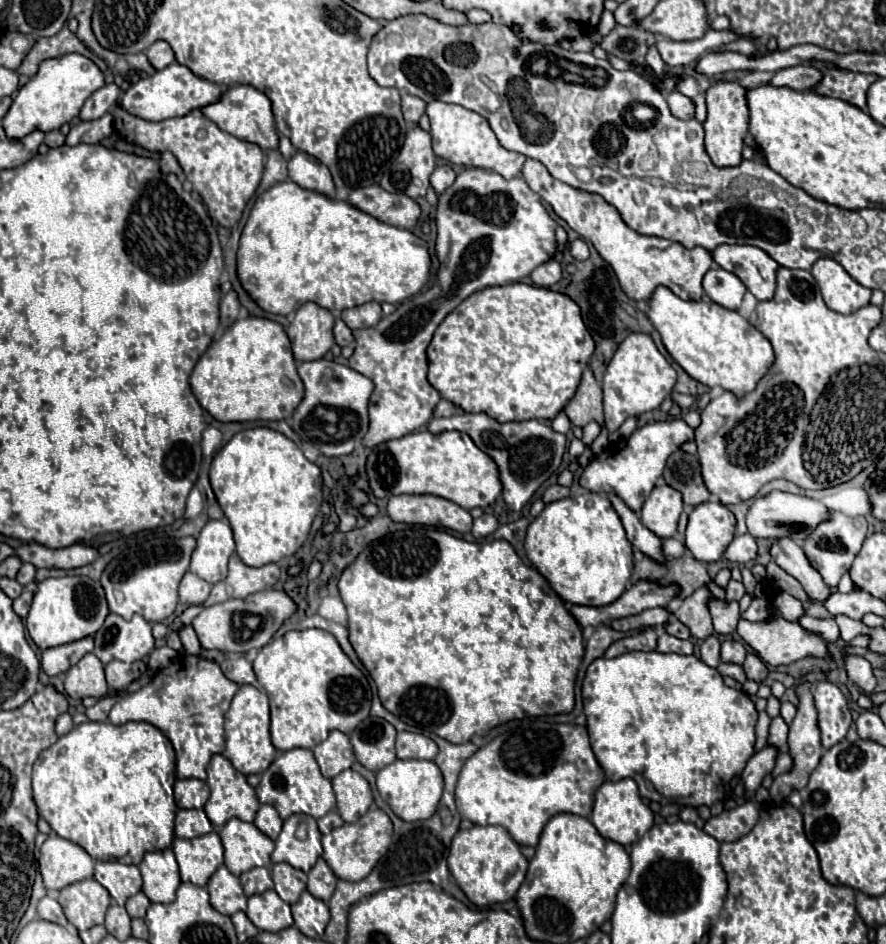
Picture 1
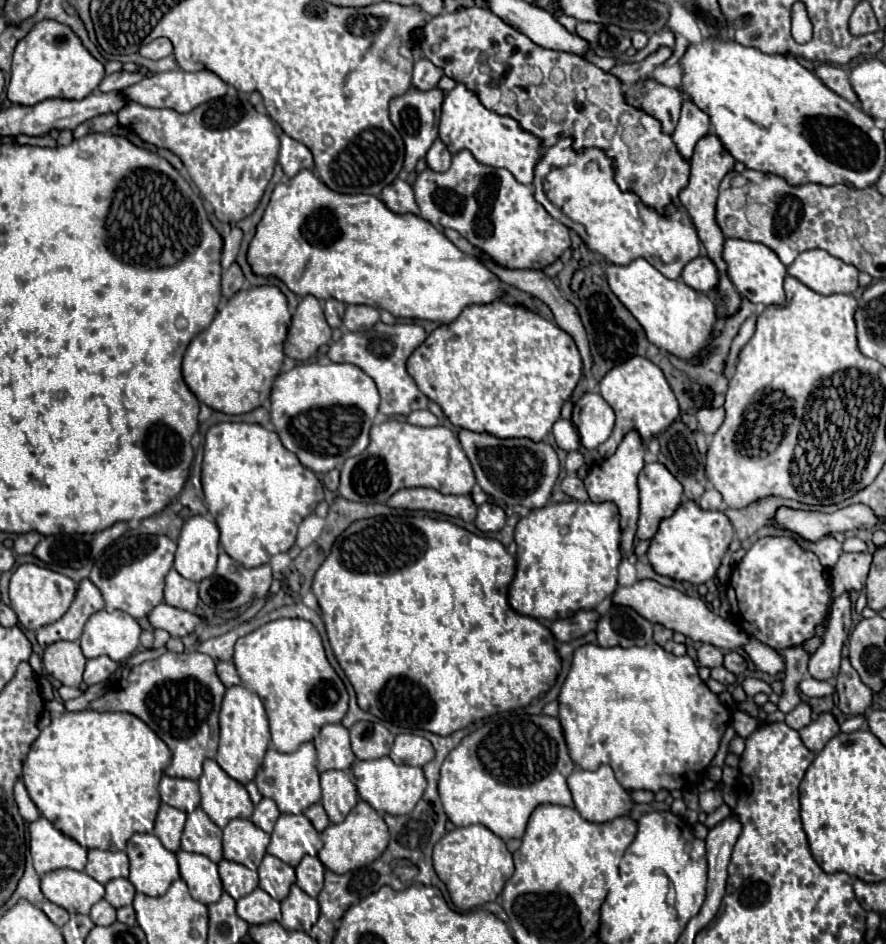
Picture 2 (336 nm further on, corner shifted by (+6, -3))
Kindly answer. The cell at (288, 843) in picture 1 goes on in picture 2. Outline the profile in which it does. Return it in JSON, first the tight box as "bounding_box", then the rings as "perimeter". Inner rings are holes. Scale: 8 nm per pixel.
{"bounding_box":[266,814,320,866],"perimeter":[[[280,814],[280,818],[274,824],[272,840],[266,852],[290,866],[296,866],[302,860],[302,856],[316,856],[320,848],[320,834],[304,814]]]}

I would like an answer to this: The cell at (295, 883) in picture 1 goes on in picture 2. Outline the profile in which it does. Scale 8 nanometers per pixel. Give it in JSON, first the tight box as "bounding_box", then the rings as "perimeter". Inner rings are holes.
{"bounding_box":[258,854,296,900],"perimeter":[[[266,854],[258,866],[258,876],[260,888],[266,890],[274,900],[284,900],[290,892],[290,886],[296,882],[294,868],[270,854]]]}

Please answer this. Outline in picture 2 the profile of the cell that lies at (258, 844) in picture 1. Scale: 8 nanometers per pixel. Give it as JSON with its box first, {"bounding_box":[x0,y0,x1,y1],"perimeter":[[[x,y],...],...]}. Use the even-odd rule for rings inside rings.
{"bounding_box":[224,818,270,870],"perimeter":[[[234,818],[224,828],[224,858],[232,860],[232,862],[238,862],[238,864],[244,864],[250,870],[256,870],[260,866],[264,854],[266,854],[268,842],[270,842],[270,834],[260,830],[252,820]]]}

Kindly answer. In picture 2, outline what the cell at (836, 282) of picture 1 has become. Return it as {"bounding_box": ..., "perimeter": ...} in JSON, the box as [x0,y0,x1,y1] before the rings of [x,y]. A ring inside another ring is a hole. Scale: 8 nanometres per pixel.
{"bounding_box":[788,248,858,294],"perimeter":[[[820,248],[798,254],[788,274],[818,294],[852,294],[858,288],[858,270]]]}

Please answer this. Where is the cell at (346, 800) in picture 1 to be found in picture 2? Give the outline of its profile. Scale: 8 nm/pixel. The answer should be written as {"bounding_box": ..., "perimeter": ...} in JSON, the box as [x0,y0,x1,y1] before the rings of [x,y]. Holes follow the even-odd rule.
{"bounding_box":[320,770,358,824],"perimeter":[[[344,770],[322,772],[320,786],[322,786],[322,806],[324,806],[330,822],[336,824],[336,822],[344,820],[344,816],[348,816],[348,812],[358,802],[356,786],[350,780],[350,774]]]}

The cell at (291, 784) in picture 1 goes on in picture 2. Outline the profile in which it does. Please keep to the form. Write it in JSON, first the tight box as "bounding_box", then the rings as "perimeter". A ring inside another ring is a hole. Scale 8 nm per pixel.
{"bounding_box":[254,742,320,814],"perimeter":[[[306,742],[292,754],[282,754],[282,752],[270,748],[264,756],[264,762],[262,762],[254,782],[262,796],[272,798],[276,802],[280,812],[302,814],[308,806],[320,802],[320,782],[318,782],[318,770],[316,770],[314,744]]]}

